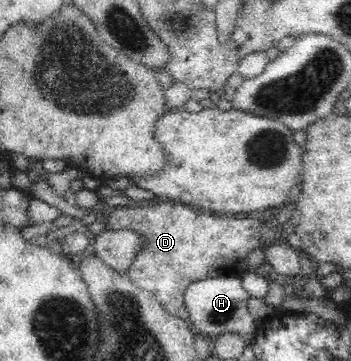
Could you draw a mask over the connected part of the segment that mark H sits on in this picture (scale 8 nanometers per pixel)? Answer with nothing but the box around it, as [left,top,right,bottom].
[184,276,257,345]

